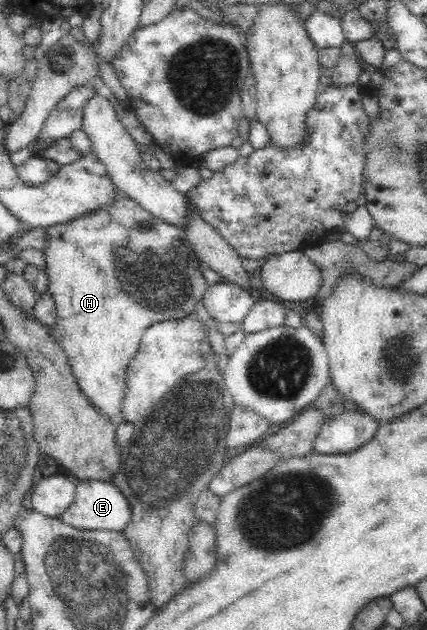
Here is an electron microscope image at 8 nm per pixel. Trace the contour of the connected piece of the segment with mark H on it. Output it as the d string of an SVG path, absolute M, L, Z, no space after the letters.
M120 193L111 206L104 206L70 223L48 227L46 234L48 243L43 253L50 280L48 293L54 298L57 311L51 334L65 351L84 398L117 427L126 422L121 410L127 388L126 371L138 353L143 333L153 323L194 314L206 294L208 286L200 259L180 227L158 219Z

